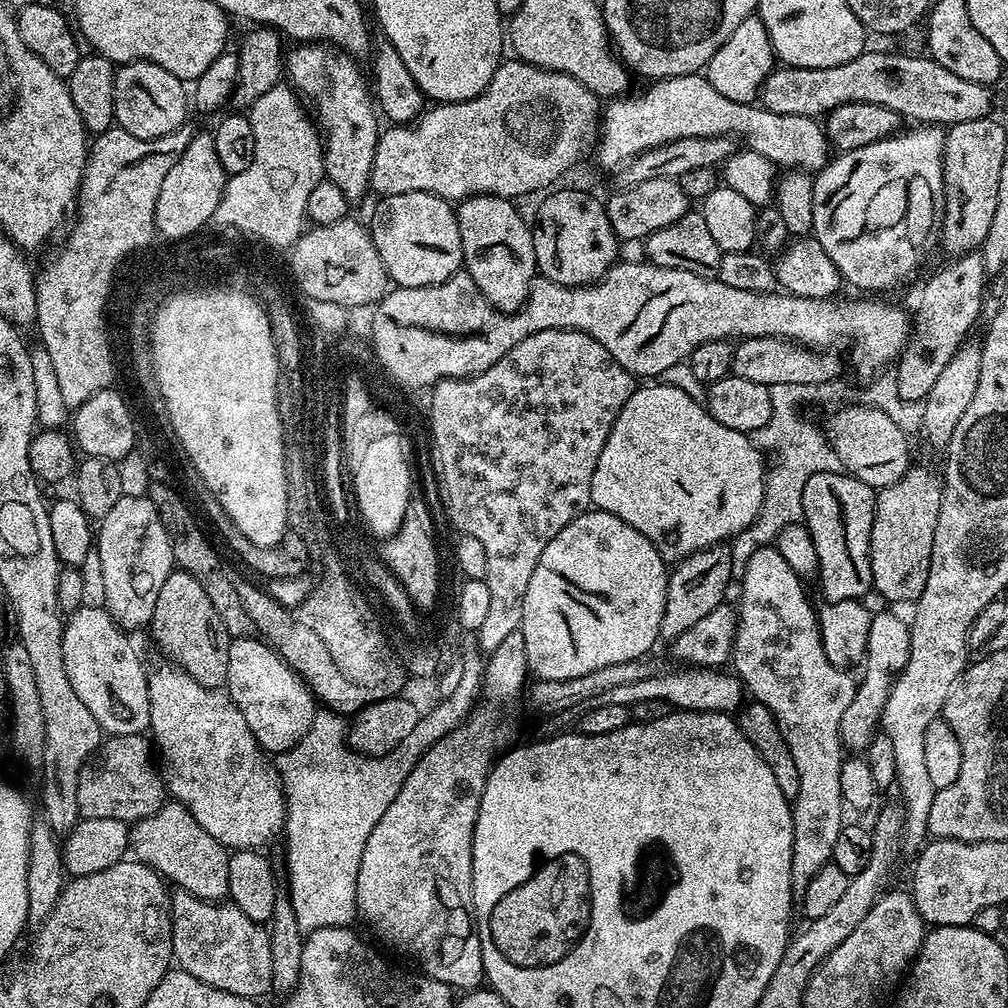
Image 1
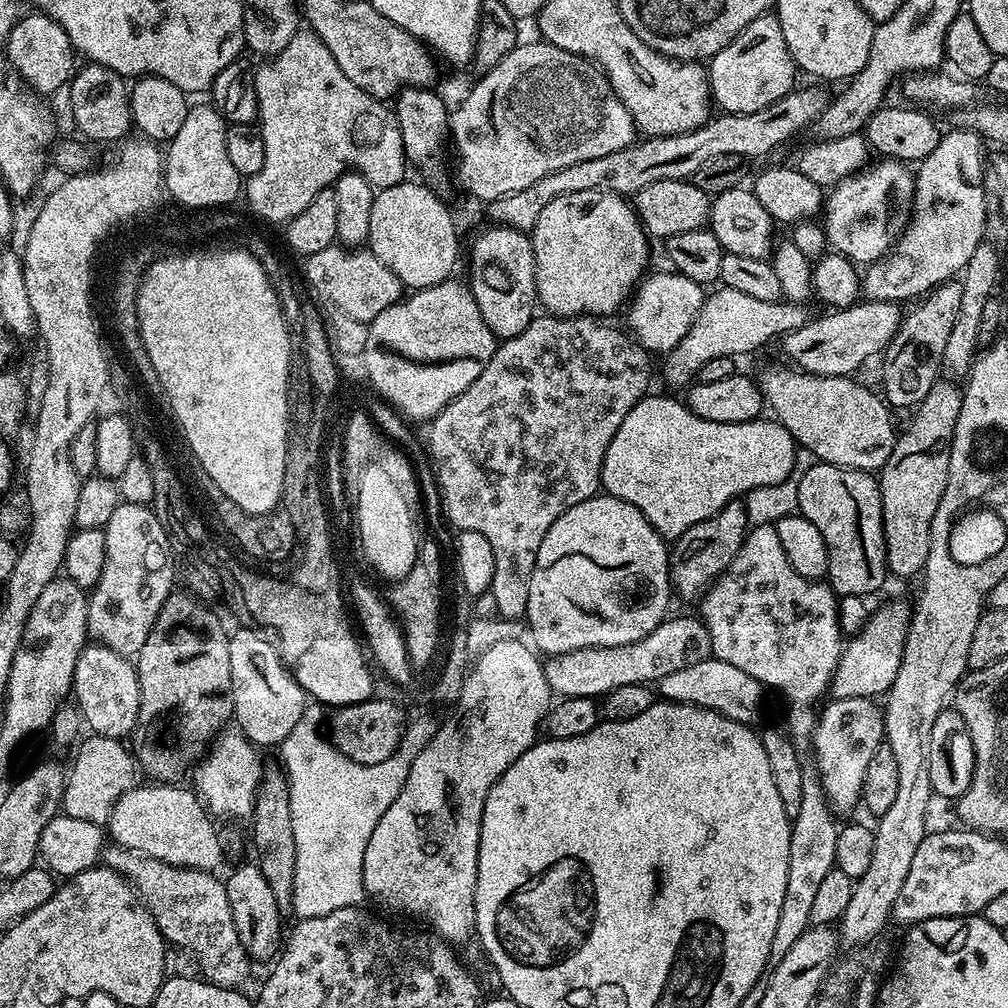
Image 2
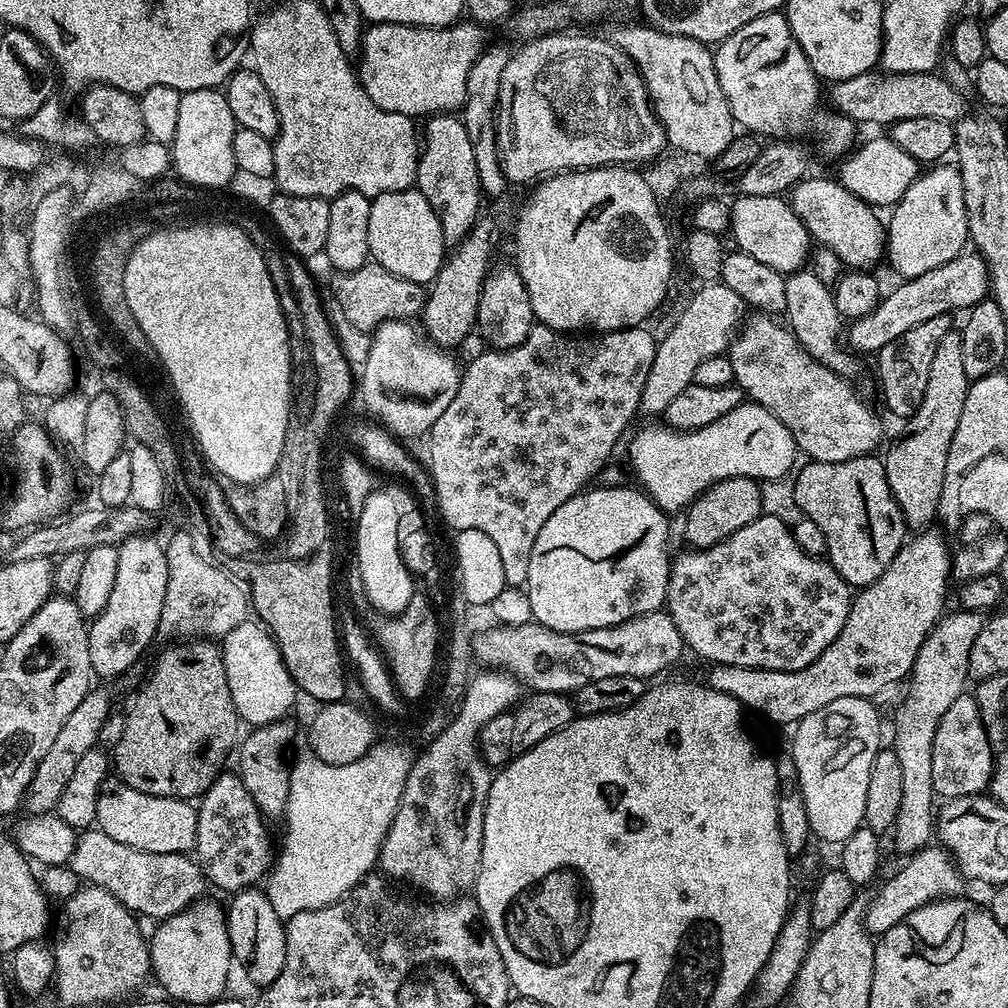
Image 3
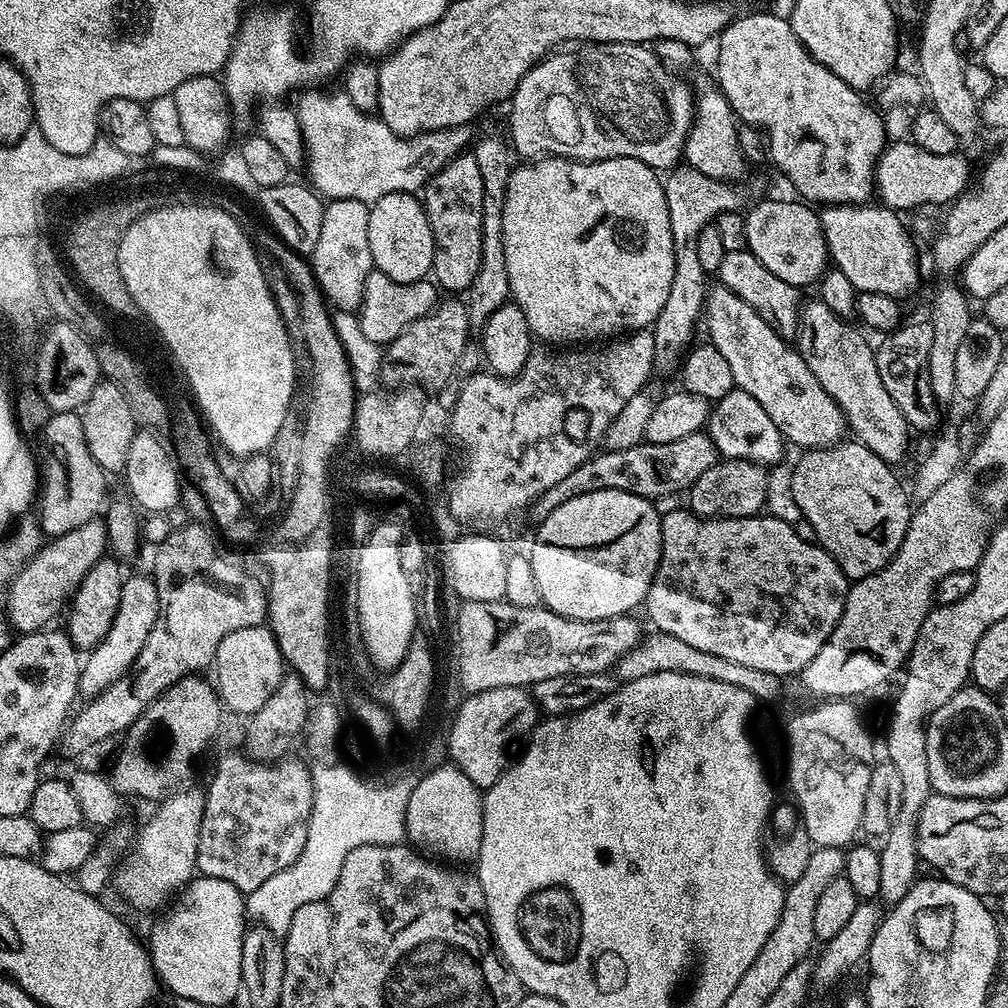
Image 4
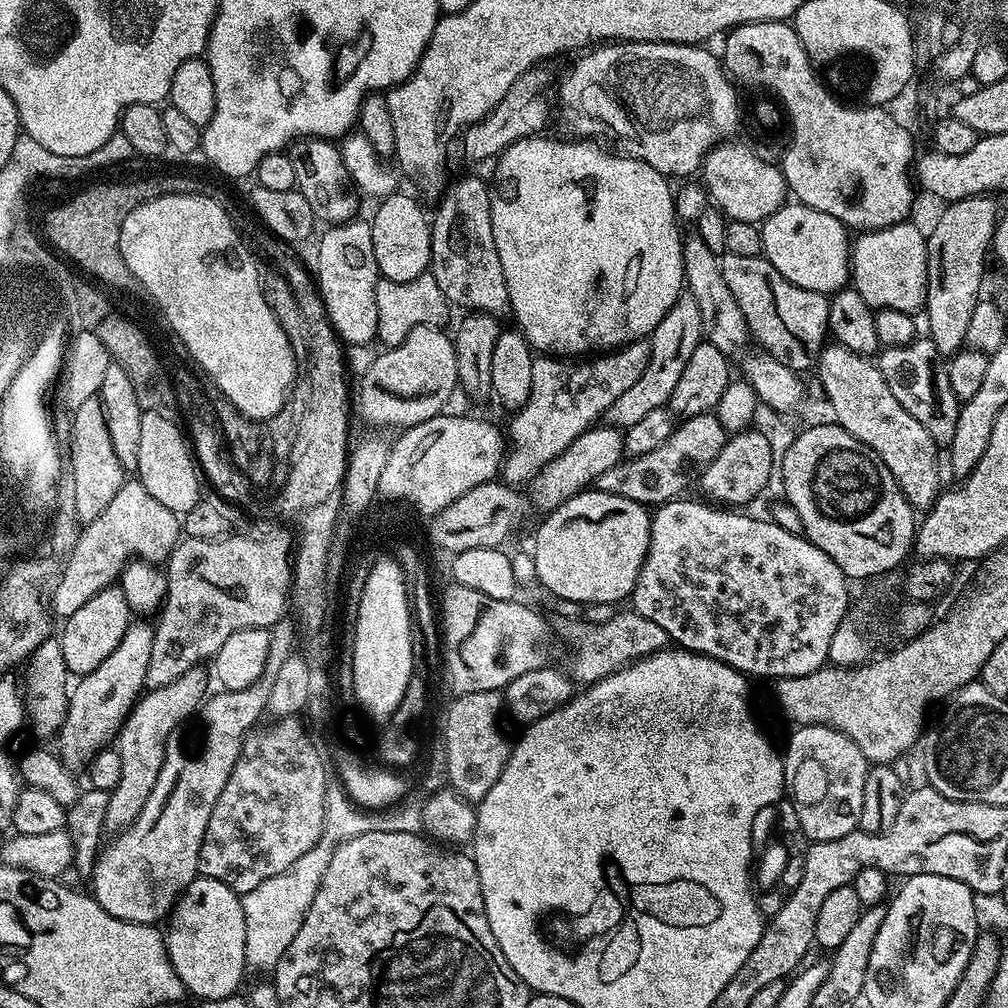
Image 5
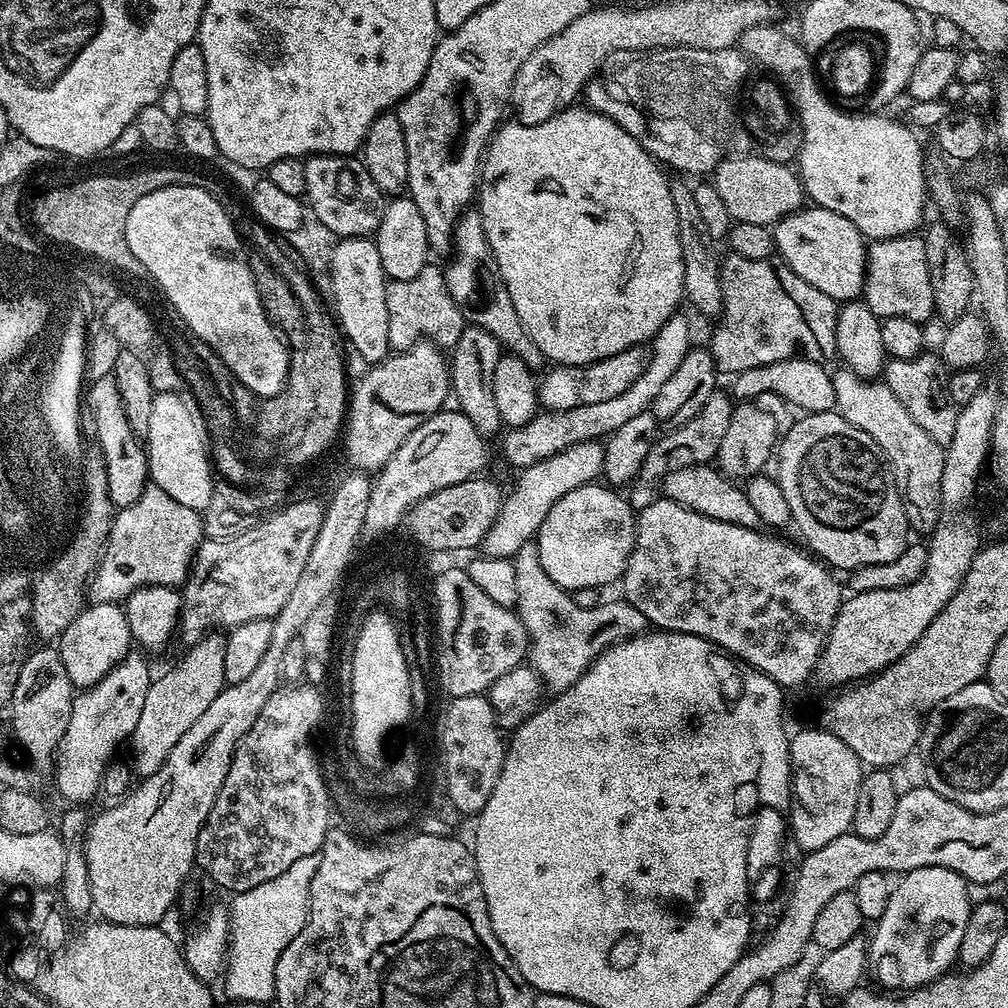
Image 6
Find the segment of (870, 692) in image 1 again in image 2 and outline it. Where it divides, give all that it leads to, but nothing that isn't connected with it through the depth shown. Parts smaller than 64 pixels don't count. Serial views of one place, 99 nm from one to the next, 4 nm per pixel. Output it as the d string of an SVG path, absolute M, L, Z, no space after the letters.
M866 696L829 701L819 709L816 728L812 731L811 755L816 756L814 772L820 777L829 804L837 813L848 812L861 803L866 768L880 744L885 743L884 713L875 699Z

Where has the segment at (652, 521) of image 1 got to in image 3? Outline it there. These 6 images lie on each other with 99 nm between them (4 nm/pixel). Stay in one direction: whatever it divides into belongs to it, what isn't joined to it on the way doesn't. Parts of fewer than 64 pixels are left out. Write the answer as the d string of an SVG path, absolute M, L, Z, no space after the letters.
M745 402L697 432L678 432L663 422L648 422L628 444L627 467L630 472L632 467L635 483L665 514L687 509L711 484L726 478L783 480L797 467L798 449L791 438L752 440L752 416L764 415L761 404Z

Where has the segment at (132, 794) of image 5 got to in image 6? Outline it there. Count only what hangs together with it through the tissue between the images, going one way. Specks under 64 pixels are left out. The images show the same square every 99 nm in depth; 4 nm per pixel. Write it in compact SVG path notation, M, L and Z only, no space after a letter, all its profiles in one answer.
M206 634L185 651L187 653L179 666L168 671L165 676L159 675L153 679L146 694L145 705L138 716L138 723L130 737L130 766L137 777L147 779L165 764L170 750L183 734L194 726L199 715L214 702L214 698L226 686L225 642L223 635Z

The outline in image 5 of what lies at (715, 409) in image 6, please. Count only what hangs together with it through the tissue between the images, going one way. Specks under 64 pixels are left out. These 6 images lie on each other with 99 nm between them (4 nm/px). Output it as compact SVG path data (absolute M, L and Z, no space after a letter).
M715 411L681 419L673 427L670 438L666 438L666 442L662 442L658 450L650 450L650 454L624 458L619 464L610 466L610 470L598 474L594 482L595 491L630 498L645 506L659 506L668 500L683 497L684 487L691 480L693 483L700 473L710 466L710 462L718 458L718 450L722 450L728 437L729 433L725 432Z

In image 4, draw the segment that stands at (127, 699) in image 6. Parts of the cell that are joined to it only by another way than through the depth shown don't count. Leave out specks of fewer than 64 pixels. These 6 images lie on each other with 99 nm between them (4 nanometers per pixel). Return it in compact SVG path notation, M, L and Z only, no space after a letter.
M132 575L125 579L120 587L116 617L106 638L102 638L102 642L98 642L98 646L83 657L80 666L81 697L91 698L102 694L106 686L114 686L118 678L132 670L132 663L138 658L138 654L142 654L142 646L146 646L146 638L150 638L150 630L154 630L154 622L158 620L160 598L160 590L155 579Z

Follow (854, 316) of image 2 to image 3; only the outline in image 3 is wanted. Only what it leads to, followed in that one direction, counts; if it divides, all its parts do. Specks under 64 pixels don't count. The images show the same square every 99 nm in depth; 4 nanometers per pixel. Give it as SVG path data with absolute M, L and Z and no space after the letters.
M964 250L945 265L898 284L889 296L887 293L881 299L879 306L866 314L866 318L858 318L847 325L846 344L848 336L847 347L853 353L878 354L882 346L894 342L894 338L902 338L902 334L906 334L906 330L914 330L918 322L930 322L930 318L955 313L955 308L969 310L983 302L990 292L988 263L975 251Z

